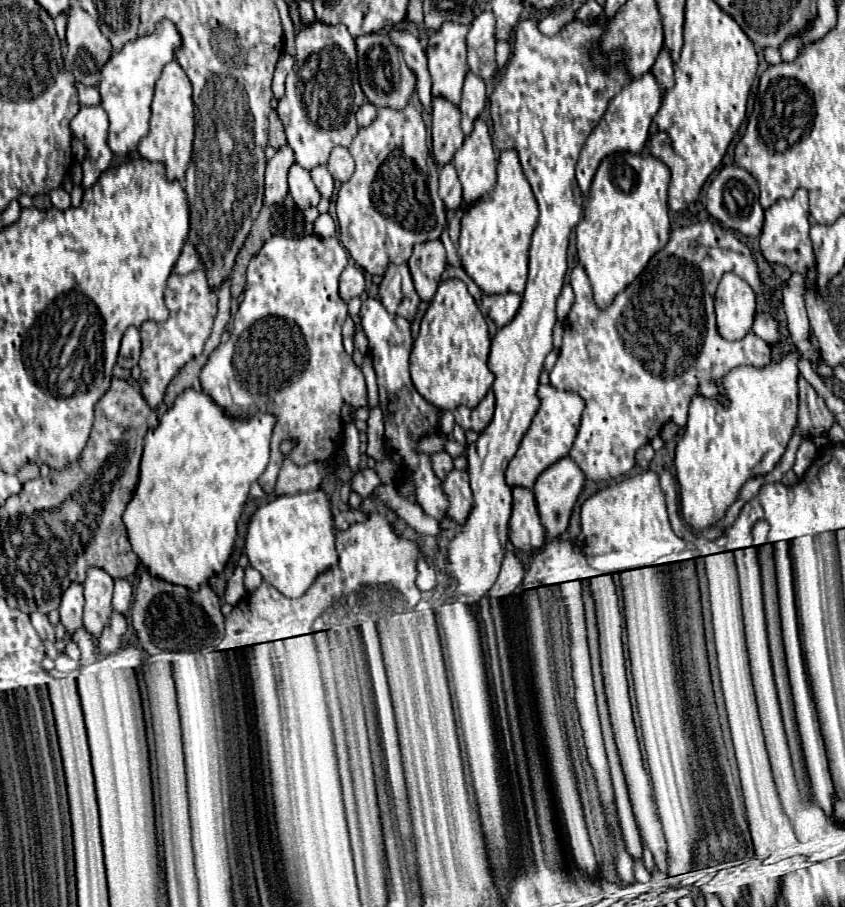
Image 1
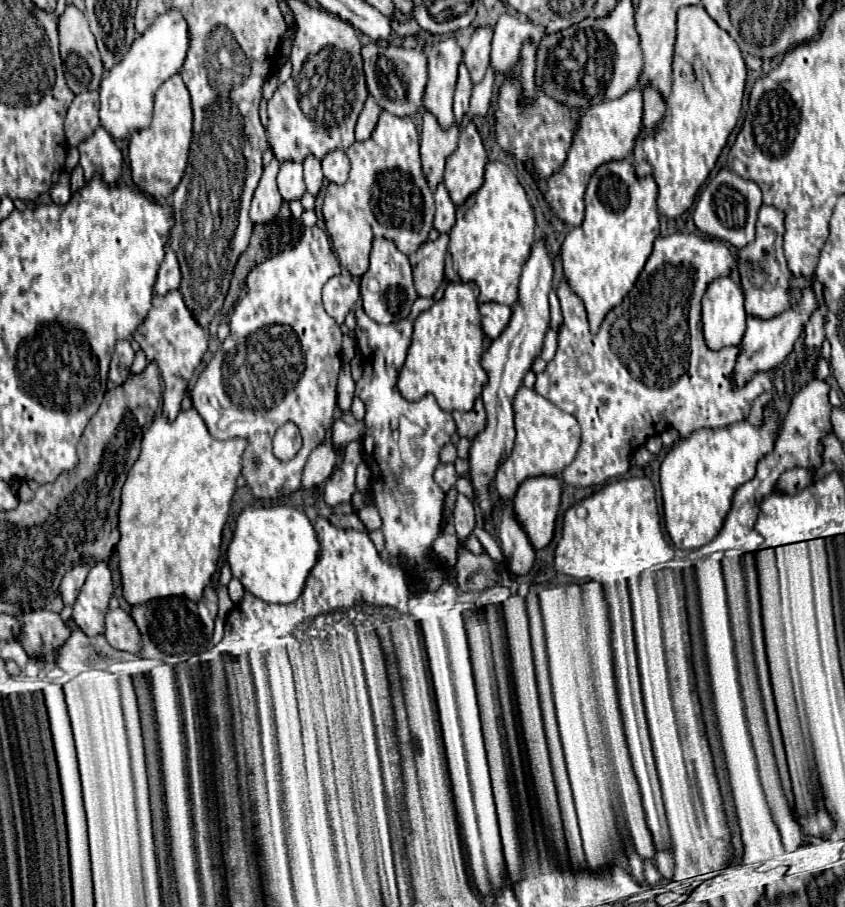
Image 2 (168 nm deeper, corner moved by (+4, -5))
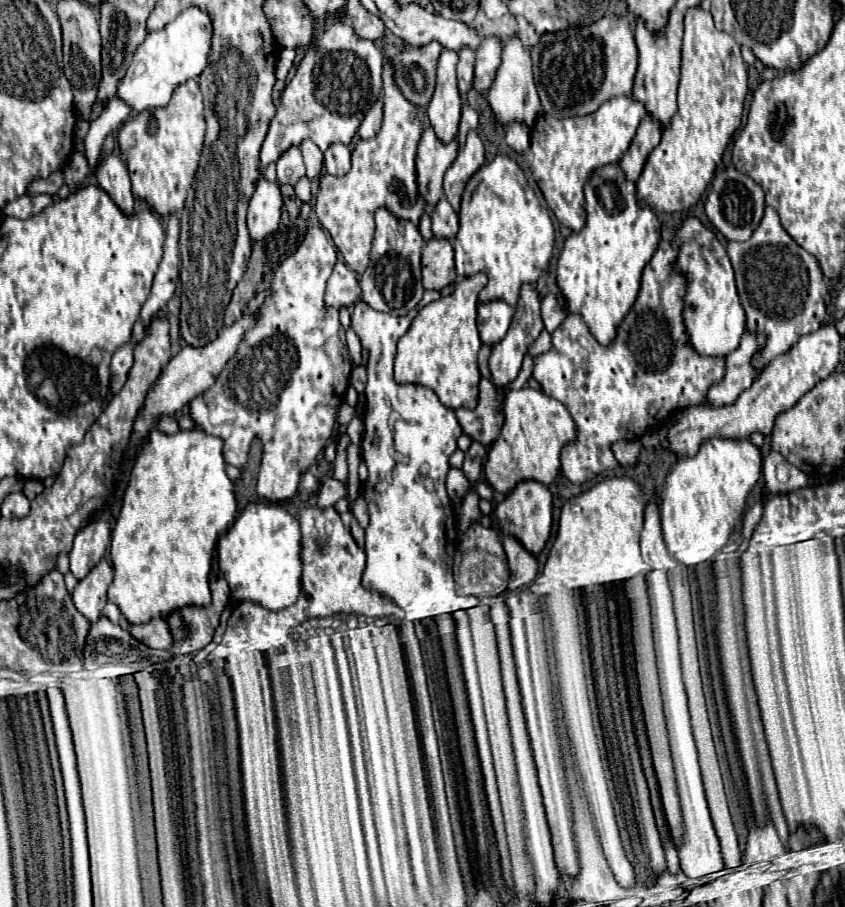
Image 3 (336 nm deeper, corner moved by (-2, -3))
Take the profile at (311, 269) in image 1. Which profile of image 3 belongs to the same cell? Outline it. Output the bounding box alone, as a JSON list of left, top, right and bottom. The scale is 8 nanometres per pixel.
[190,227,352,501]

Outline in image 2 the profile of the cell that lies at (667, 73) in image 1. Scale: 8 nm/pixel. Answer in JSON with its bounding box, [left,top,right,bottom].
[642,83,664,133]

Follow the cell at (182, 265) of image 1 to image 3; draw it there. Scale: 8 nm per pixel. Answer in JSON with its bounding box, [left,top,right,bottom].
[140,213,180,327]

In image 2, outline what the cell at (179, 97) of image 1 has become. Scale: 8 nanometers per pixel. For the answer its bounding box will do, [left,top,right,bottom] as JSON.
[130,75,192,199]

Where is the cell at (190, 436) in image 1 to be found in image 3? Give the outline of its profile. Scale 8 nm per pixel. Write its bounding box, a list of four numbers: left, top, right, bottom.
[108,429,236,625]

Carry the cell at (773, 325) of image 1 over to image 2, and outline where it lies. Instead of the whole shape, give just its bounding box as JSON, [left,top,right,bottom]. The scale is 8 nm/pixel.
[732,283,820,385]

